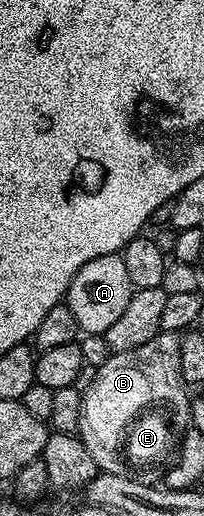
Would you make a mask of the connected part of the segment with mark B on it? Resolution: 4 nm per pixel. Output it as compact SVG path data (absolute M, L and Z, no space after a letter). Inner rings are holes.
M161 331L151 341L139 345L139 349L118 351L110 354L109 360L97 368L97 376L90 391L84 392L81 405L81 440L87 445L87 453L97 464L107 464L111 473L117 474L123 465L115 461L113 447L120 442L121 427L141 403L150 399L151 389L156 386L156 377L168 374L174 388L186 386L179 375L179 345L181 335L176 331Z

